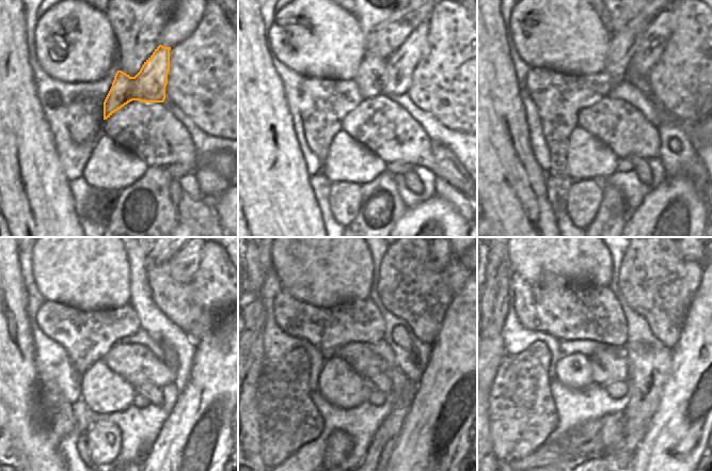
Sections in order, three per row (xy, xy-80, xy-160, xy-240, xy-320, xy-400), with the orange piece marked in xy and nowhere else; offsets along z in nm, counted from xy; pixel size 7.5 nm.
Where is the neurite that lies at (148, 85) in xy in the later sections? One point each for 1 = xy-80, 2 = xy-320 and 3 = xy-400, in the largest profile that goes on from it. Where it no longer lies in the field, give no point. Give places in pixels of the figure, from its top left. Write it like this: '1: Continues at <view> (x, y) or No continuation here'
1: Continues at xy-80 (392, 77)
2: Continues at xy-320 (438, 258)
3: Continues at xy-400 (694, 258).

